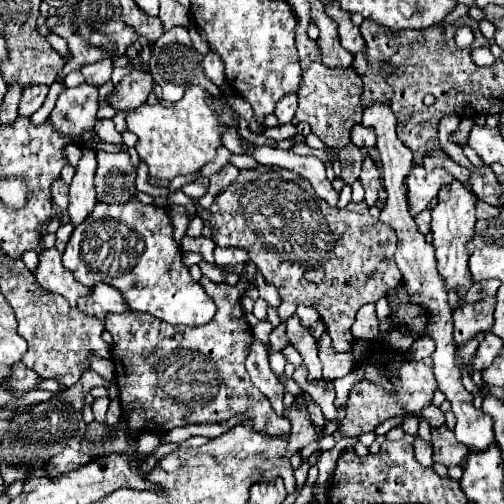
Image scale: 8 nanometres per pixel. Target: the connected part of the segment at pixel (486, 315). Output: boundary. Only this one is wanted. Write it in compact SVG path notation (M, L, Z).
M480 300L453 310L453 340L457 346L473 340L479 332L487 332L493 326L495 302Z

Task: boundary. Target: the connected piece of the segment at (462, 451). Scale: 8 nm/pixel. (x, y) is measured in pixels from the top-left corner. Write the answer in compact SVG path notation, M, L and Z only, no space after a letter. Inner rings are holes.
M447 426L431 428L431 444L433 444L433 460L447 468L461 466L471 452L465 444L457 442L453 430L449 430Z

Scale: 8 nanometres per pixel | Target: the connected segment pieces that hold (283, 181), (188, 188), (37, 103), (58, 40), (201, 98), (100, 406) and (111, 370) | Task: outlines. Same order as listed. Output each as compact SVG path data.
M275 166L241 170L239 178L215 198L211 206L211 228L217 246L251 250L255 244L259 244L257 268L265 280L277 288L285 302L309 304L313 300L321 300L321 316L325 318L327 332L331 334L333 348L337 352L347 352L353 344L351 324L355 322L357 310L367 302L377 302L387 294L387 290L401 284L401 270L397 270L393 260L397 244L393 228L373 218L365 202L353 202L347 208L331 208L325 200L317 198L313 186L293 170L275 170Z
M199 176L195 182L191 184L185 184L181 190L185 196L189 198L201 198L205 192L207 192L207 186L209 186L209 180L205 176Z
M27 86L23 88L23 96L19 102L19 116L31 116L45 102L49 88L47 86Z
M51 33L47 40L51 44L51 46L63 57L63 59L67 59L67 55L69 54L69 49L67 46L67 42L64 38Z
M193 86L179 102L169 108L161 104L143 104L127 116L127 130L139 136L135 148L139 158L147 162L149 176L173 180L179 174L197 174L207 162L215 158L227 126L219 122L221 114L211 108L211 102L213 98L209 98L209 92Z
M107 396L97 398L97 400L91 404L91 410L93 410L93 414L95 414L95 420L97 420L97 422L105 422L107 406L109 406L109 398L107 398Z
M95 356L90 357L90 368L107 380L115 379L115 365L110 359L101 359Z

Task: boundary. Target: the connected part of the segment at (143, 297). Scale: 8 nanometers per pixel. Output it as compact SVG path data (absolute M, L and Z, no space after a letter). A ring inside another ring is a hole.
M139 200L127 204L97 204L95 210L85 218L71 234L67 248L63 252L63 266L75 276L77 282L85 286L95 286L97 282L109 282L111 286L119 288L125 302L131 310L153 314L169 324L183 324L183 326L201 326L207 324L215 316L215 304L205 294L205 290L195 282L181 260L181 248L173 242L173 224L171 216L165 208L155 204L143 204Z

